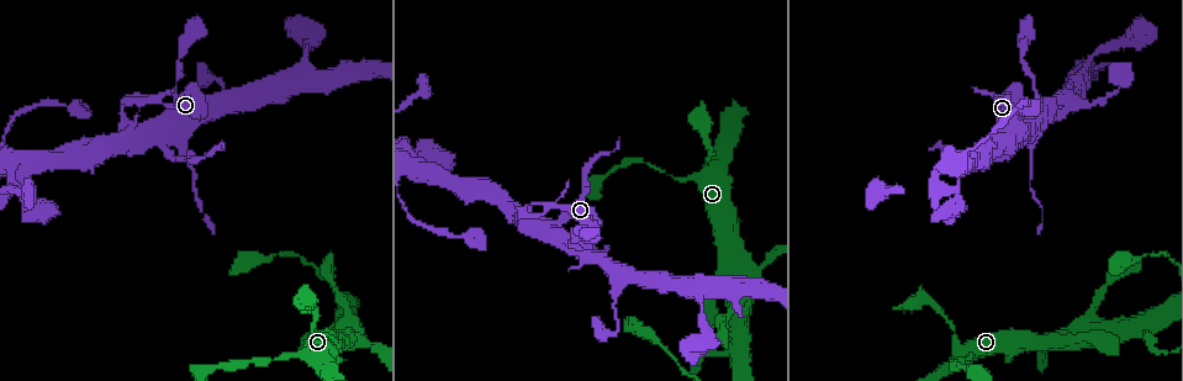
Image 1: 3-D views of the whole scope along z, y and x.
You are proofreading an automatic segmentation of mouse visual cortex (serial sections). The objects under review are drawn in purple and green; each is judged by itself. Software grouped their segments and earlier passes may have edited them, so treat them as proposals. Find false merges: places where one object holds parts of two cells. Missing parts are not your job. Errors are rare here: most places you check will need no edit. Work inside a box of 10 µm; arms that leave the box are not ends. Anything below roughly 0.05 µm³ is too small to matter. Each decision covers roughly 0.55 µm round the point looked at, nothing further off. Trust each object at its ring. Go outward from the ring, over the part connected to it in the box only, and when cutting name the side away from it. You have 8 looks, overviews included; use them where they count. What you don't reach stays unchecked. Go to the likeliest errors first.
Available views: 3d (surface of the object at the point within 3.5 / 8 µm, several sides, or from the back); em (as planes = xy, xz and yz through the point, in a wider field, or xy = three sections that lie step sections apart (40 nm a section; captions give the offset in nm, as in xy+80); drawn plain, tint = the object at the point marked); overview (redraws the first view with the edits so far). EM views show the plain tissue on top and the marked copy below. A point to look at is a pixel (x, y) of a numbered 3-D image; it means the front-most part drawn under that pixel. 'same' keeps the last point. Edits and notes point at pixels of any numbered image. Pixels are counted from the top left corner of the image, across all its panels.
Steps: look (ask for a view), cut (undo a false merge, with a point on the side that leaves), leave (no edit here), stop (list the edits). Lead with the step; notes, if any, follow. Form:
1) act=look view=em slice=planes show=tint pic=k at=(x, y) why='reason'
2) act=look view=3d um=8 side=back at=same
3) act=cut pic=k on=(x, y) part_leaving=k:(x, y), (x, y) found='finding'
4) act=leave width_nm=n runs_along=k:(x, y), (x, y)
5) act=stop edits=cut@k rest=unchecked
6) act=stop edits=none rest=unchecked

act=look view=3d um=3.5 pic=1 at=(726, 272) why='sharp bend'

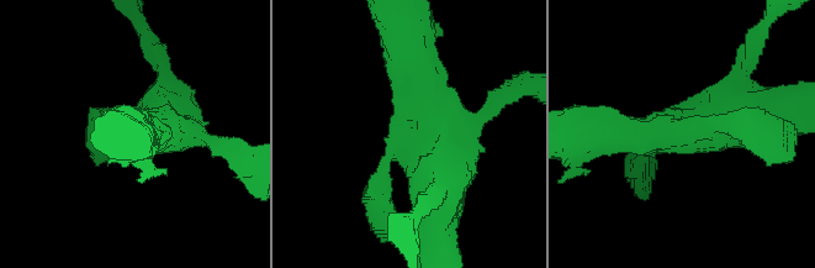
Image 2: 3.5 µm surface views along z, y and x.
act=look view=em slice=xy step=5 show=tint pic=2 at=(413, 132) why='need the tissue'

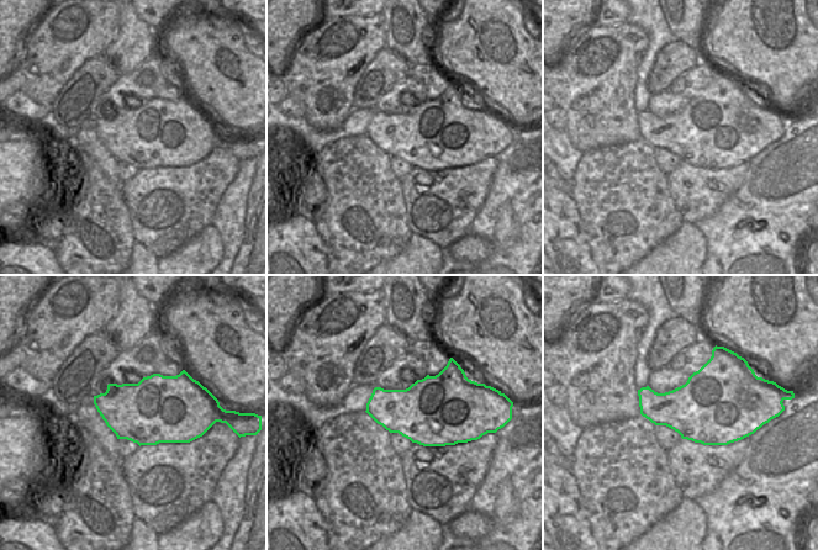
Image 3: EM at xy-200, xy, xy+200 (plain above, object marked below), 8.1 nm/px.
act=leave width_nm=550 runs_along=2:(409, 53), (435, 122), (435, 208) found='continuous, no second cell'

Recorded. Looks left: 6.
act=look view=3d um=3.5 pic=1 at=(562, 218) why='calibre changes'

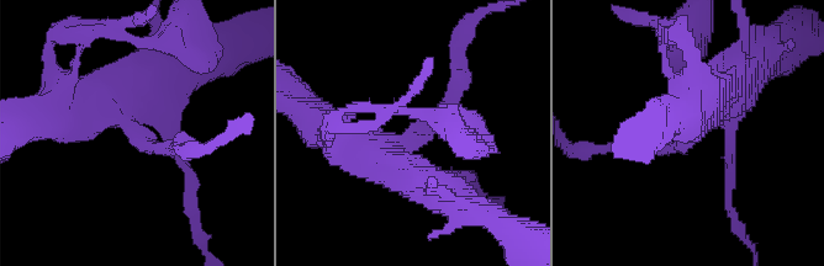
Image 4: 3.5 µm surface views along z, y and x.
act=look view=em slice=xy step=3 show=tint pic=4 at=(413, 139) arm_widths_nm=200,500

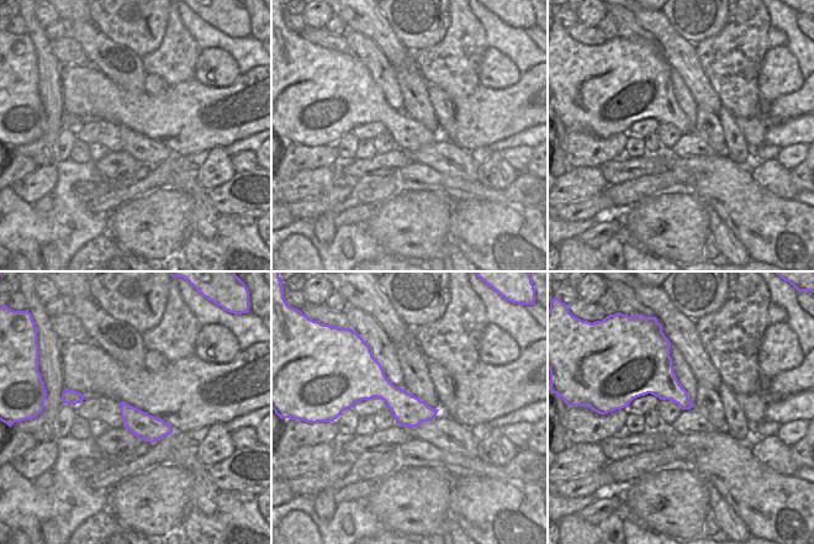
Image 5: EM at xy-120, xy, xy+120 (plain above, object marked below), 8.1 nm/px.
act=leave runs_along=4:(354, 153), (396, 153), (460, 80) found='continuous, no second cell'

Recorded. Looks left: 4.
act=look view=3d um=3.5 pic=1 at=(1152, 348) why='abrupt turn'

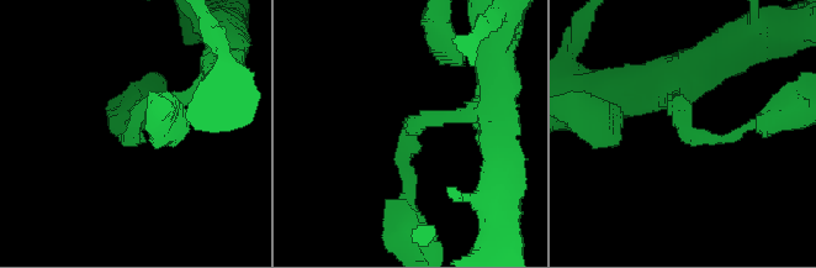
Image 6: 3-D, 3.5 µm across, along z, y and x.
act=look view=em slice=xy step=5 show=tint pic=6 at=(685, 129) arm_widths_nm=150,150 why='need the tissue'

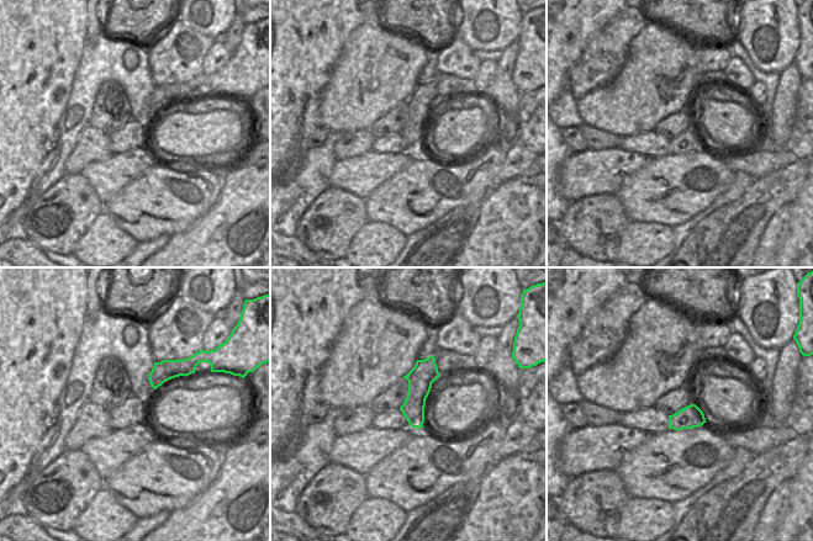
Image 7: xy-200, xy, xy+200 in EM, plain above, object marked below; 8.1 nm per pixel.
act=leave width_nm=200 runs_along=6:(472, 113), (407, 129), (416, 188) found='all the same cell'

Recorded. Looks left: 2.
act=look view=3d um=3.5 pic=1 at=(418, 169) why='sharp bend'

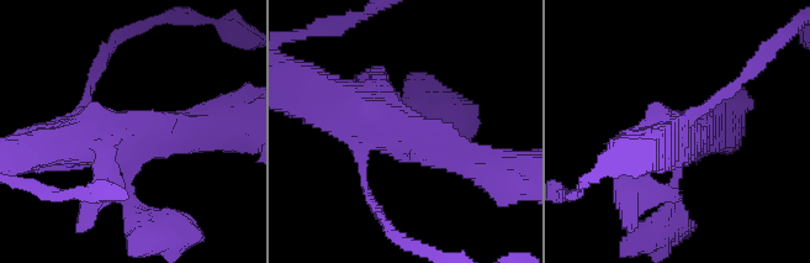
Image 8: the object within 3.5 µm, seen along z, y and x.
act=look view=em slice=xy step=1 show=tint pic=8 at=(126, 155) arms=4 arm_widths_nm=200,250,300,400

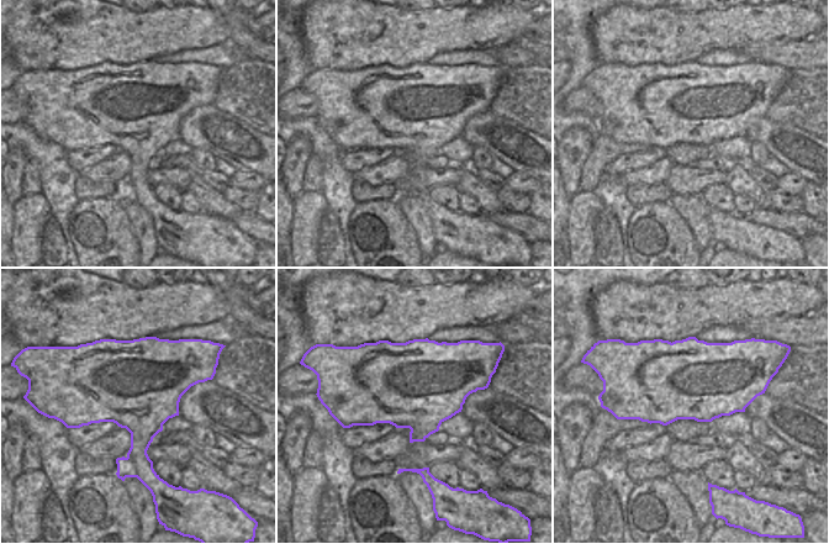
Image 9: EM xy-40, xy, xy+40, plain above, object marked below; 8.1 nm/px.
act=leave width_nm=750 runs_along=8:(705, 127), (683, 135), (665, 226) found='one cell here'

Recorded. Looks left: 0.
act=stop edits=none rest=unchecked

